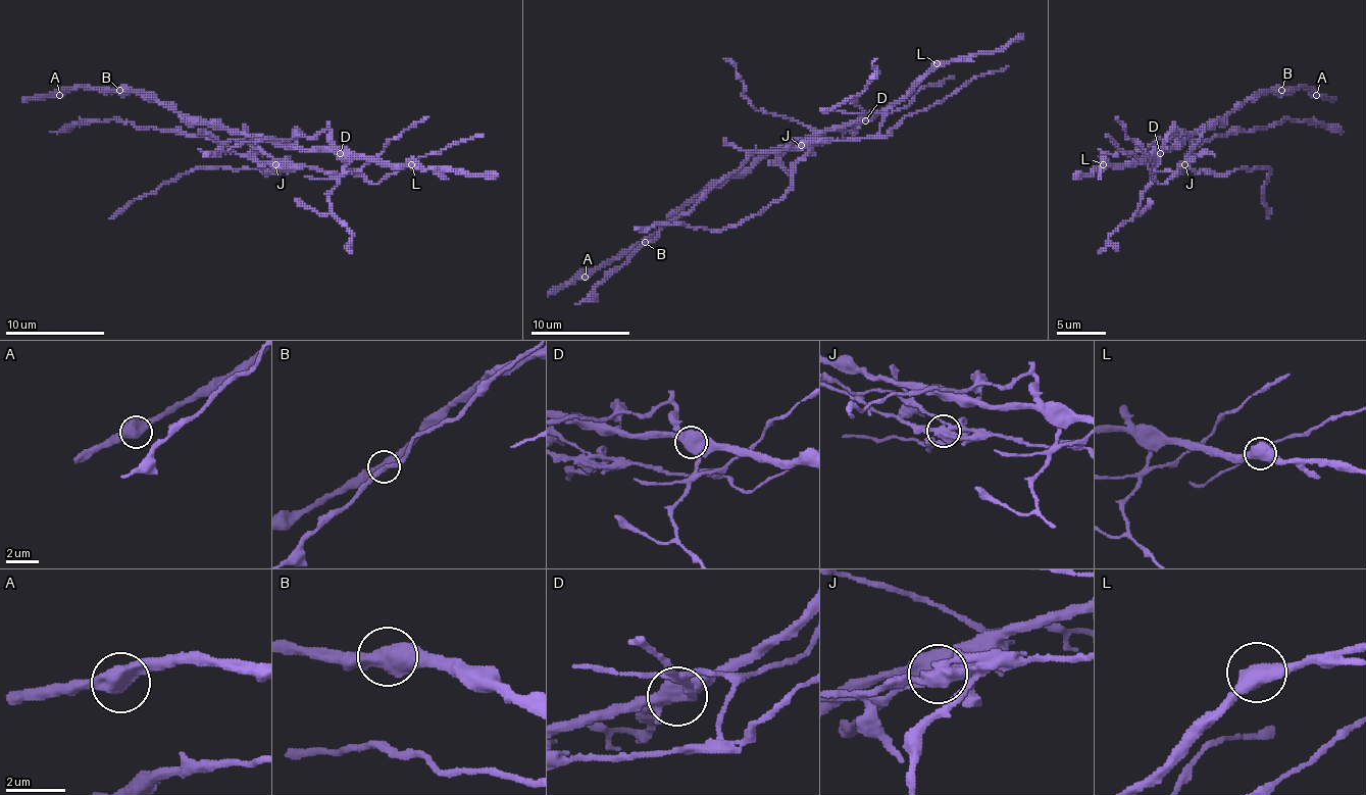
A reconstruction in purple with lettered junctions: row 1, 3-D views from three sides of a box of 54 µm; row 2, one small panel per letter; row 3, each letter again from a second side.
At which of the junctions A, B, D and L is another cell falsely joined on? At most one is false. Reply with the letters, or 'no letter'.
D

